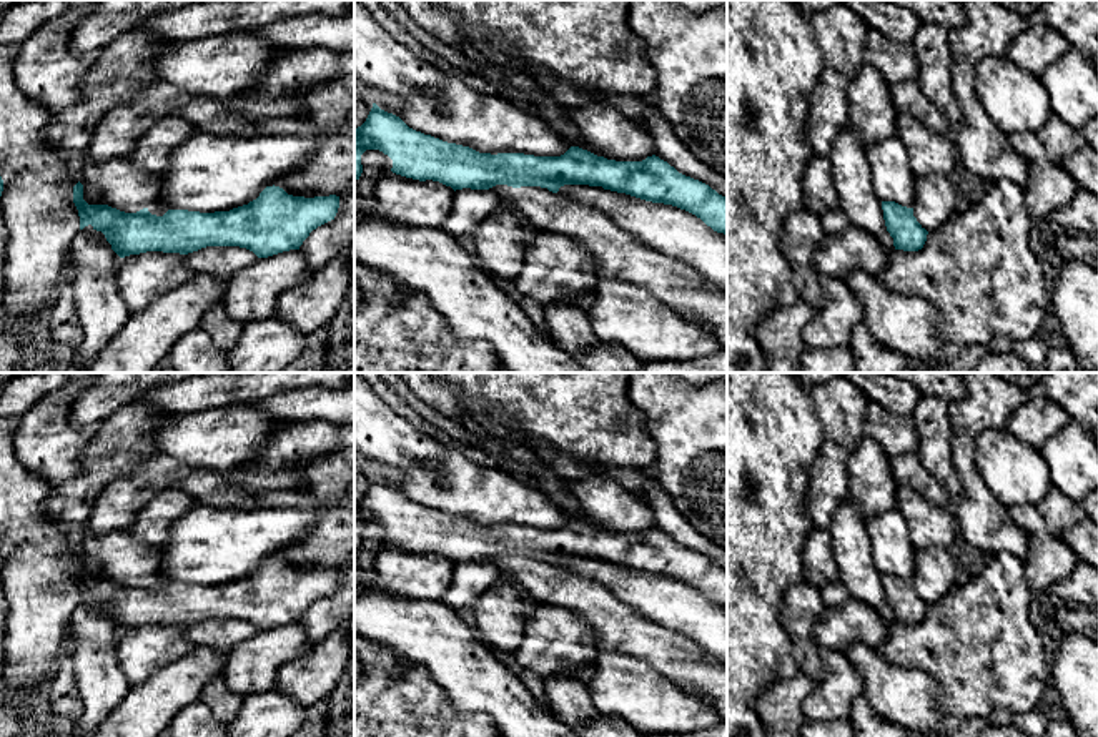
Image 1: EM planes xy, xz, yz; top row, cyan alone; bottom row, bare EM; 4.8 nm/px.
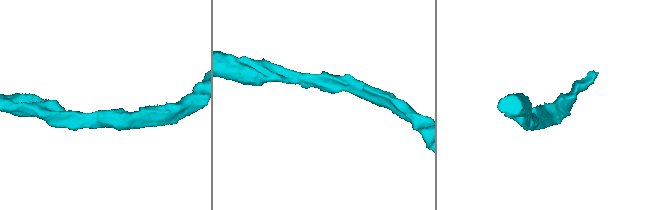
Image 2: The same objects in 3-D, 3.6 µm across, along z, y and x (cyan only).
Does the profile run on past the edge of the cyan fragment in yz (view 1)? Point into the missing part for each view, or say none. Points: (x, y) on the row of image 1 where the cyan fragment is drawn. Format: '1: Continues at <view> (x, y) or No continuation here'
1: No continuation here

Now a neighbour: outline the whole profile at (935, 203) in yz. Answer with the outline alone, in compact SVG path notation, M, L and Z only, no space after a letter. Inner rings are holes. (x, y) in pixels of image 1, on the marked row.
M938 173L920 175L915 180L913 216L927 231L950 225L958 211L962 188L957 176Z

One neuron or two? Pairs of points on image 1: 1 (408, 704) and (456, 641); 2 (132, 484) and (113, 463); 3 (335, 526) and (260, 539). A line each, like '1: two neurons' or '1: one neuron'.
1: two neurons
2: two neurons
3: two neurons

